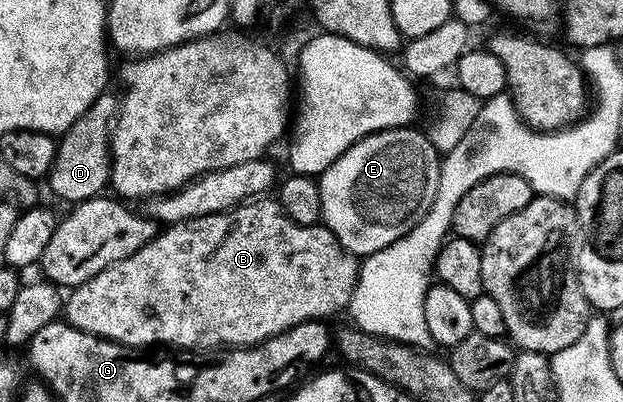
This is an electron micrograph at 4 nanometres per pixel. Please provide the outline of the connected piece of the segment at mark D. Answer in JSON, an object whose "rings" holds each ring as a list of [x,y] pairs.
{"rings":[[[105,92],[73,124],[69,129],[64,130],[58,139],[55,148],[55,159],[51,165],[51,170],[45,179],[46,185],[51,185],[51,190],[66,204],[78,204],[90,198],[100,197],[108,189],[111,181],[111,128],[115,120],[115,115],[119,108],[119,98]]]}

